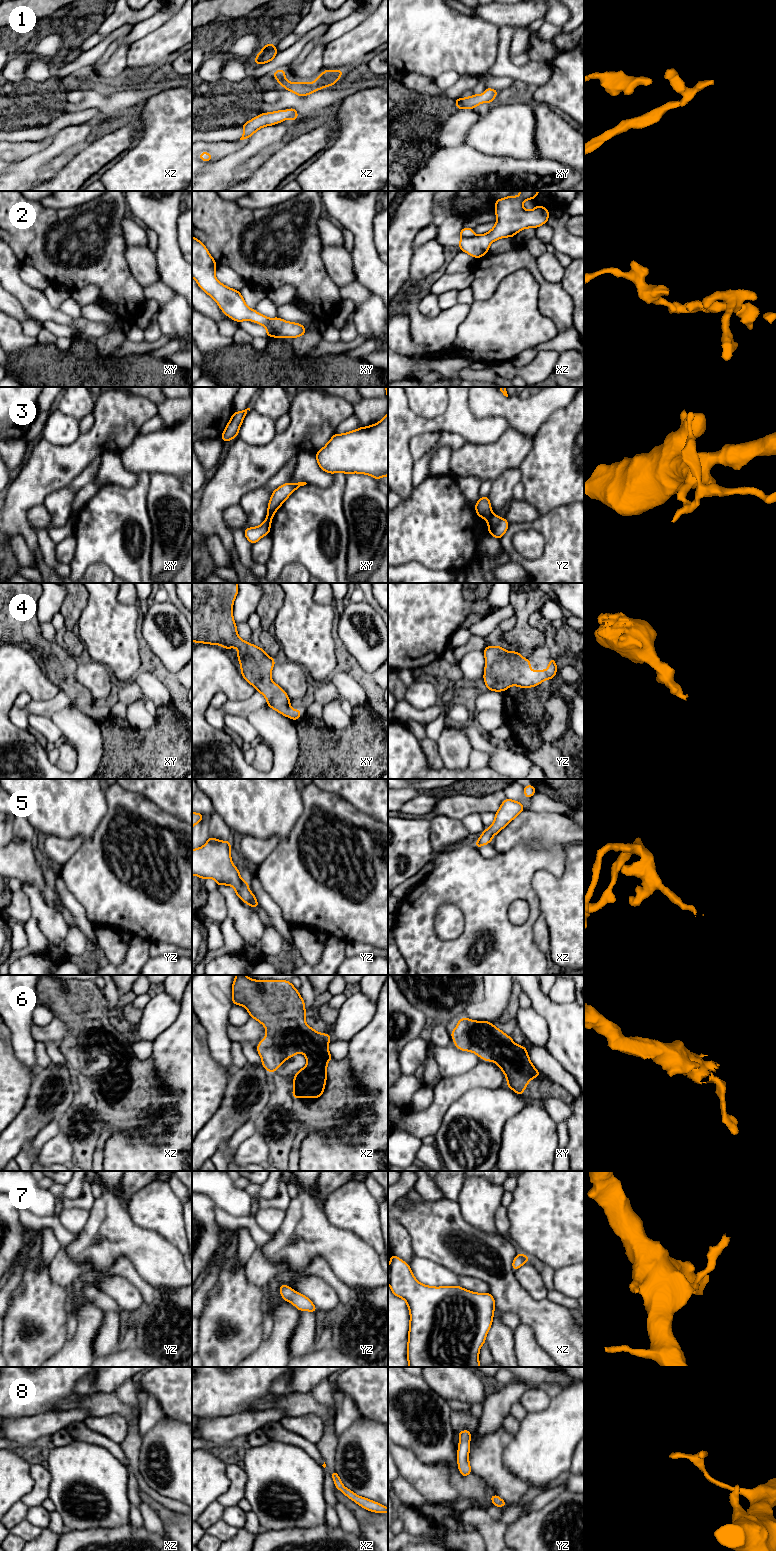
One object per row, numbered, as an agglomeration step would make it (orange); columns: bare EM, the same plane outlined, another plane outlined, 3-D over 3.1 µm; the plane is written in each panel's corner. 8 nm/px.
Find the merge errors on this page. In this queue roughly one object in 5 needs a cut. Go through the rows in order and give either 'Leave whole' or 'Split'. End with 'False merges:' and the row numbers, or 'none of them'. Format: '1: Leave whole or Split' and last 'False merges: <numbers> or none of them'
1: Leave whole
2: Split
3: Split
4: Leave whole
5: Leave whole
6: Leave whole
7: Leave whole
8: Leave whole
False merges: 2, 3

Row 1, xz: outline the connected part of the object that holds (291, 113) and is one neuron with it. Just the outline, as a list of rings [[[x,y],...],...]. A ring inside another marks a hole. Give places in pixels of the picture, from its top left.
[[[290,108],[286,111],[279,110],[275,112],[261,113],[259,116],[252,118],[250,121],[242,124],[244,131],[240,140],[249,138],[262,127],[283,122],[286,118],[292,122],[296,120],[298,118],[297,110],[295,108]]]

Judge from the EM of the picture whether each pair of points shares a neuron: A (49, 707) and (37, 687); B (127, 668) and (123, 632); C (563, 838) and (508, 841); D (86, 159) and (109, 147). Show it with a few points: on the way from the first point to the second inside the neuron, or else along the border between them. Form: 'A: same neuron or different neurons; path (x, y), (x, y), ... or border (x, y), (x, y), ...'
A: different neurons; border (60, 691), (47, 700), (33, 701)
B: same neuron; path (123, 659), (123, 641)
C: same neuron; path (549, 835), (522, 835)
D: same neuron; path (92, 157), (103, 149)

